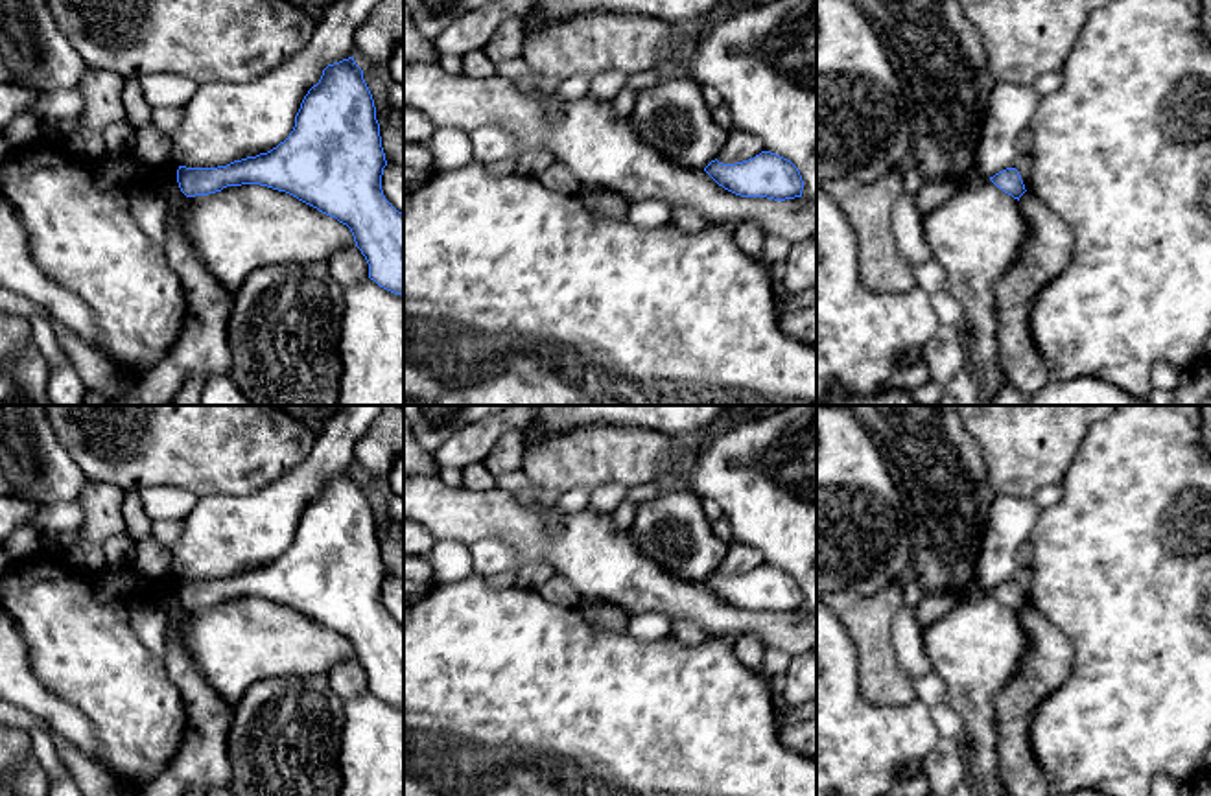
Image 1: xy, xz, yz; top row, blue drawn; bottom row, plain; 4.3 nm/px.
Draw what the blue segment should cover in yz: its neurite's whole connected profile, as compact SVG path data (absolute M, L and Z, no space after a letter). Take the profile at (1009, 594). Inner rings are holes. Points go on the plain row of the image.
M1006 580L990 590L990 593L1017 614L1027 604L1021 588L1016 580Z

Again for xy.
M348 470L323 483L319 496L300 516L293 544L276 560L218 580L179 579L177 595L186 610L241 597L286 604L347 638L369 676L369 691L394 708L404 708L404 626L383 608L385 579L372 507L363 492L363 483L354 470Z

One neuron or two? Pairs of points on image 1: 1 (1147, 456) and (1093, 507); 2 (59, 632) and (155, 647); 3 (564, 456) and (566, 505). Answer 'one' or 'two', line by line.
1: one
2: two
3: two

